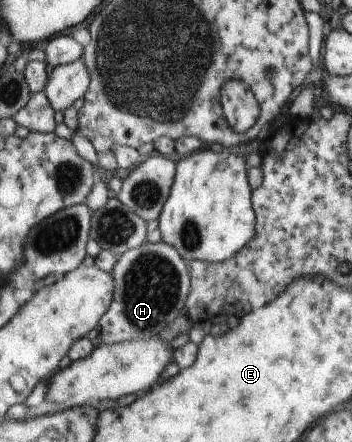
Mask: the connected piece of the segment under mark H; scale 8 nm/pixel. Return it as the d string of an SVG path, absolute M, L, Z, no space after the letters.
M164 240L155 244L146 242L139 249L119 256L112 273L115 297L96 327L100 344L114 345L159 336L165 325L183 311L183 299L189 291L187 285L191 284L187 267L177 250Z

